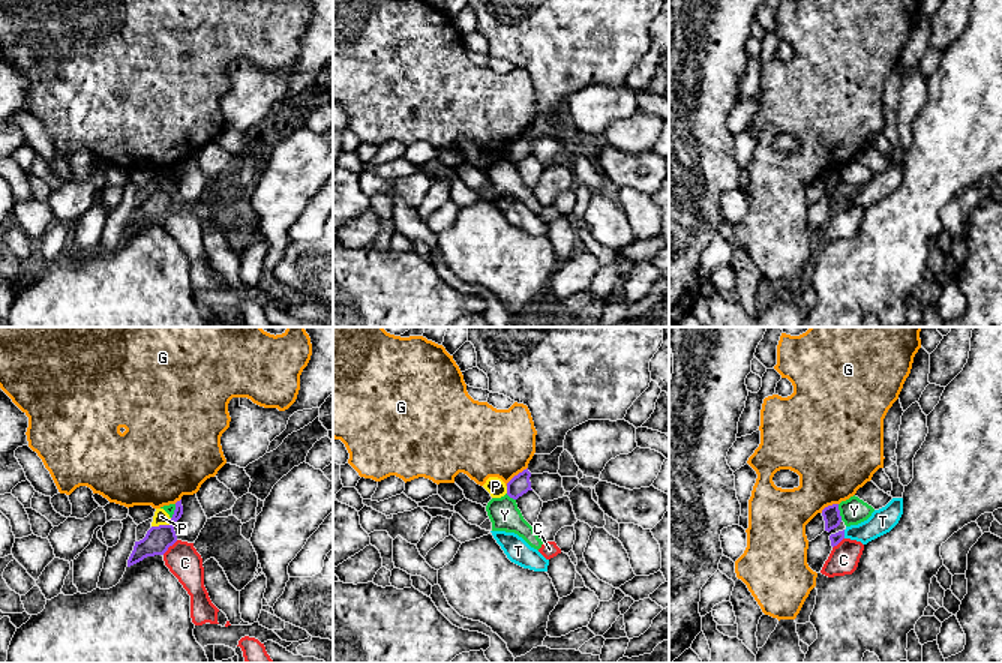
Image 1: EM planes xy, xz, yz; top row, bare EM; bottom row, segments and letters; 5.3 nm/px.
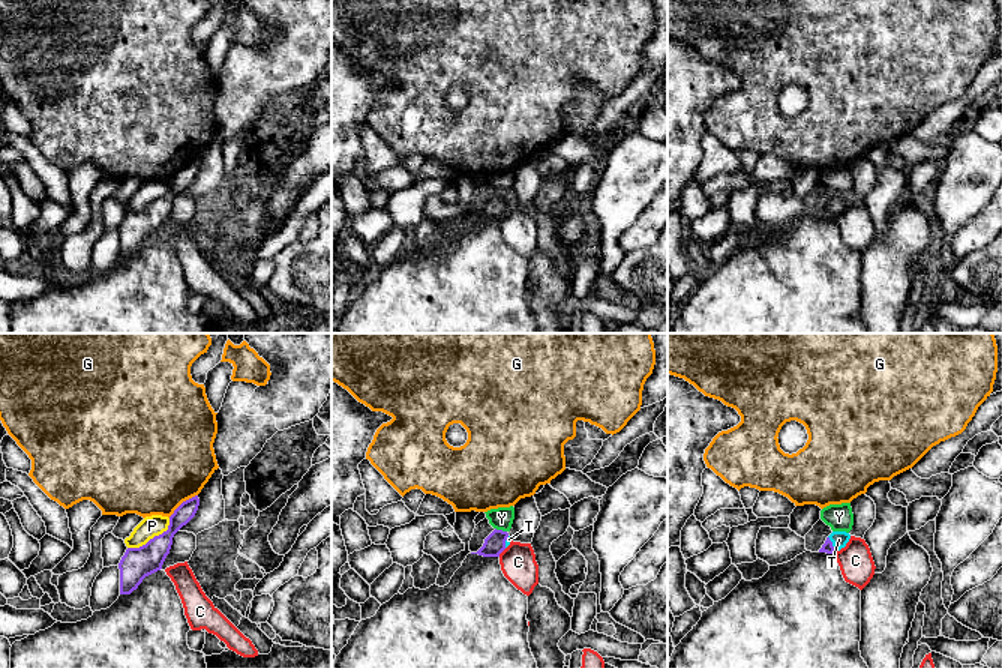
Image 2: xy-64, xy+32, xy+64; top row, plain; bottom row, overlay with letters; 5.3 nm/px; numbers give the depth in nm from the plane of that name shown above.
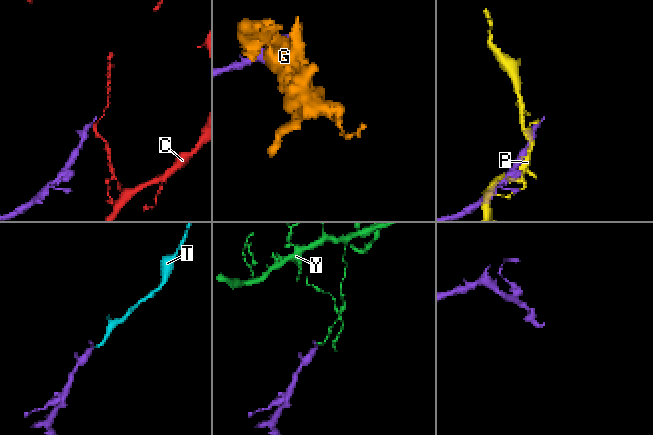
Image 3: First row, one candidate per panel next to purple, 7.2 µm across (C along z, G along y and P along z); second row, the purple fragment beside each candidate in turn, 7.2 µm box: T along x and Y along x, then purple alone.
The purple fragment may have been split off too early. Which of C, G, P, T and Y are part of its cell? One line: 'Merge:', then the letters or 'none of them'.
Merge: T

